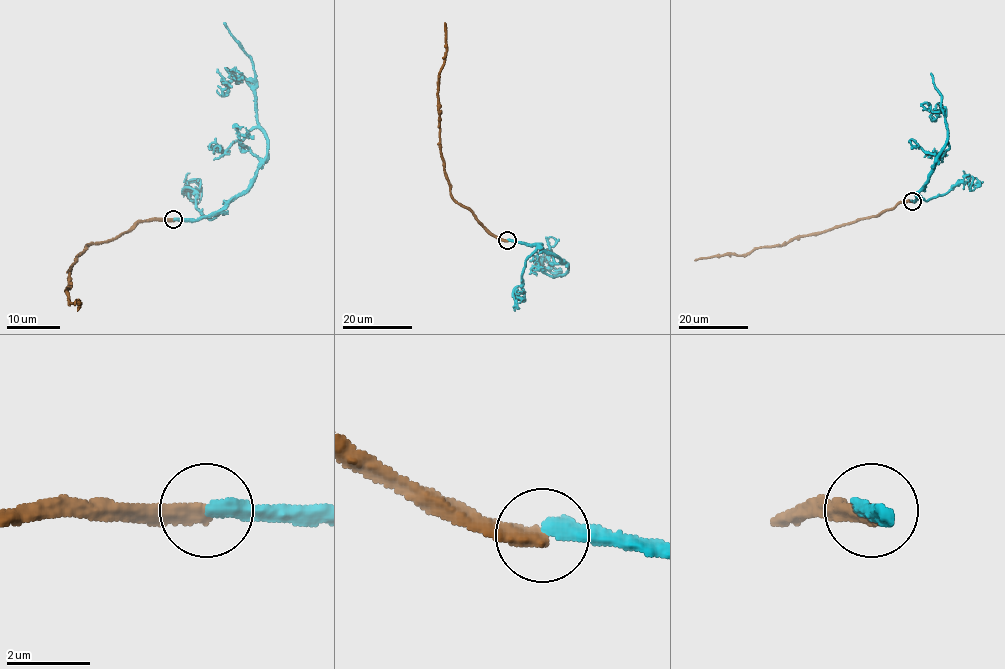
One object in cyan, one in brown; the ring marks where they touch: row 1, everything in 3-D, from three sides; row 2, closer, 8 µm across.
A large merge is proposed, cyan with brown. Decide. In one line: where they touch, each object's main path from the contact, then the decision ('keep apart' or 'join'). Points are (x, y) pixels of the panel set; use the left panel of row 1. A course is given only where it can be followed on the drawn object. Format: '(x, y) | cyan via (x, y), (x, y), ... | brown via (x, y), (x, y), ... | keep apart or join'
(173, 219) | cyan via (173, 220), (194, 220), (220, 212), (248, 187), (267, 153), (267, 137), (259, 125), (252, 59), (224, 23) | brown via (173, 219), (141, 220), (115, 239), (86, 247), (69, 269), (67, 298), (79, 303), (78, 310) | keep apart

